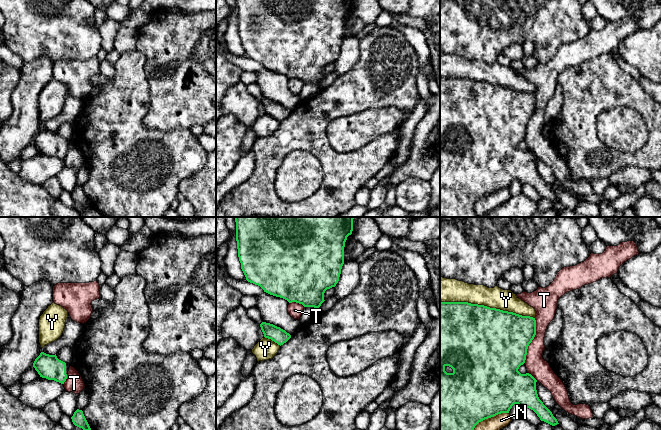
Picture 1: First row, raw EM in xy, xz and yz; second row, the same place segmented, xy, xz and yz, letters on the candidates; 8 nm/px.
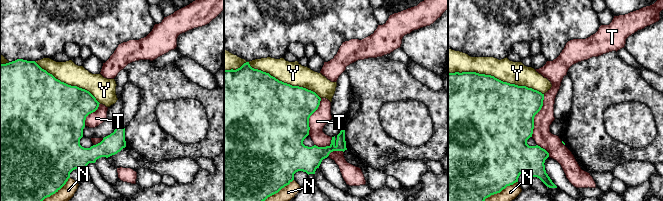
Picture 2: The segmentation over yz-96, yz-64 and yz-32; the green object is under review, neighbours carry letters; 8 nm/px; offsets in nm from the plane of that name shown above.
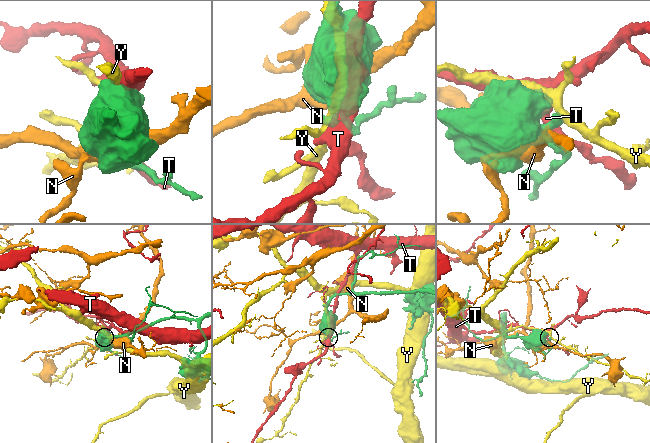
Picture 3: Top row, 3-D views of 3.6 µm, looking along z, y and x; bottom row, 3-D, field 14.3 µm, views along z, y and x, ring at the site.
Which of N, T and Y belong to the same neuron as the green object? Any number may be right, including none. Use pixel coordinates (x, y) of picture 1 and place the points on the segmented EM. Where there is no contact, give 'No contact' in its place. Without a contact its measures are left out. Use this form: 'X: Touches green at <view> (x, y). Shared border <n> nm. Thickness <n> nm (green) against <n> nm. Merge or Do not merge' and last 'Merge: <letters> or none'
N: Touches green at yz (490, 417). Shared border 320 nm. Thickness 500 nm (green) against 120 nm. Do not merge
T: Touches green at yz (531, 341). Shared border 380 nm. Thickness 460 nm (green) against 160 nm. Do not merge
Y: Touches green at yz (486, 306). Shared border 750 nm. Thickness 500 nm (green) against 170 nm. Do not merge
Merge: none

